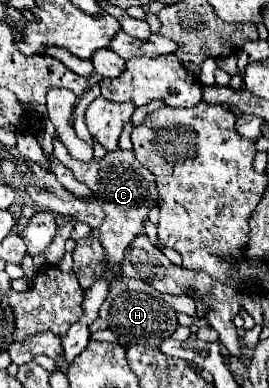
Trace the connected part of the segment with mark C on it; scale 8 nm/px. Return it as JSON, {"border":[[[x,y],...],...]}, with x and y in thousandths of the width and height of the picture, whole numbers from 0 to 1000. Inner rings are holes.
{"border":[[[201,353],[201,405],[216,405],[245,430],[260,430],[260,441],[275,446],[275,456],[320,477],[342,497],[349,497],[349,518],[364,528],[379,528],[394,559],[387,559],[387,580],[372,580],[364,590],[349,590],[335,606],[357,611],[372,621],[372,631],[387,637],[394,647],[394,709],[364,714],[349,724],[349,735],[335,735],[335,745],[312,750],[312,776],[305,776],[305,796],[312,796],[312,812],[297,817],[290,832],[275,832],[245,869],[230,869],[230,894],[238,894],[238,920],[253,936],[268,936],[268,925],[305,910],[327,889],[327,874],[335,874],[335,853],[327,853],[327,838],[364,822],[364,796],[379,786],[379,776],[394,771],[394,755],[409,745],[409,729],[424,714],[454,714],[454,678],[461,678],[461,657],[468,657],[468,642],[483,637],[483,626],[498,621],[498,611],[528,606],[535,601],[535,575],[550,564],[550,549],[558,539],[587,534],[595,518],[587,518],[587,487],[580,487],[580,466],[572,466],[572,451],[498,405],[498,389],[468,389],[468,384],[424,384],[424,389],[394,389],[394,399],[379,410],[342,410],[335,420],[312,420],[312,415],[290,415],[290,410],[268,410],[253,394],[245,394],[245,379],[223,369],[216,353]]]}

